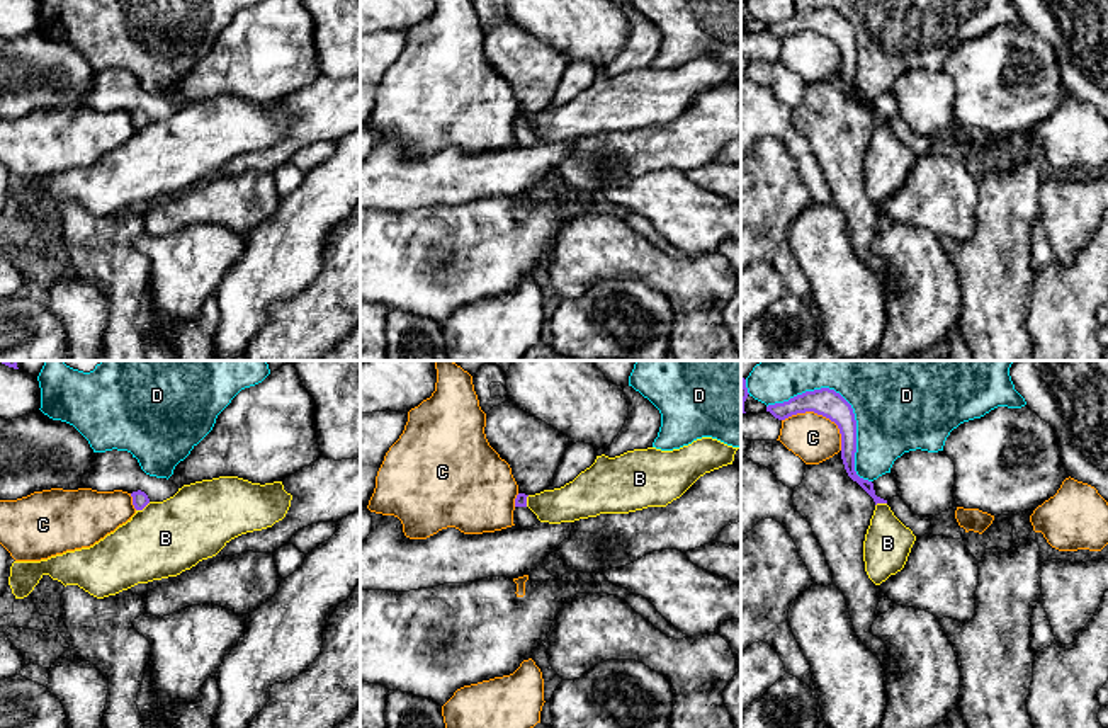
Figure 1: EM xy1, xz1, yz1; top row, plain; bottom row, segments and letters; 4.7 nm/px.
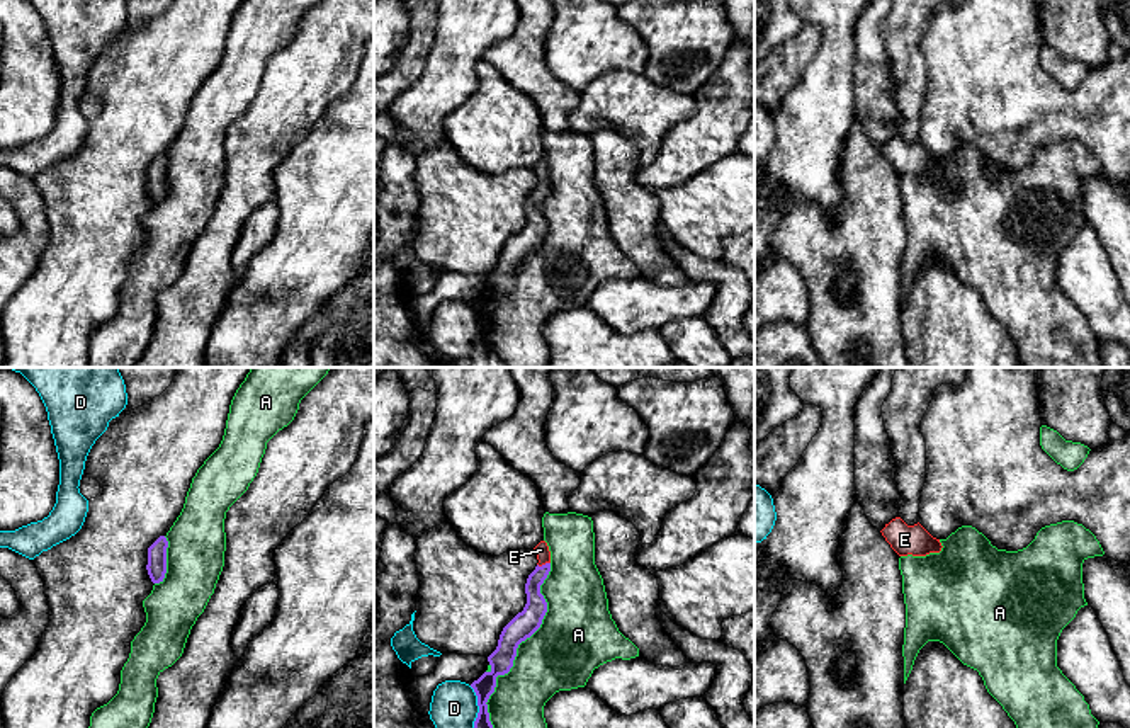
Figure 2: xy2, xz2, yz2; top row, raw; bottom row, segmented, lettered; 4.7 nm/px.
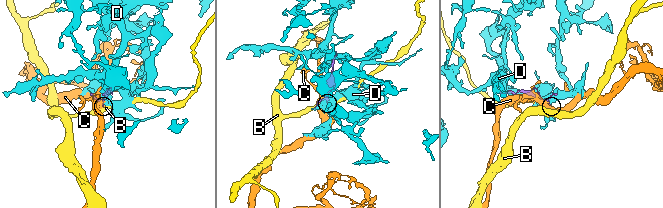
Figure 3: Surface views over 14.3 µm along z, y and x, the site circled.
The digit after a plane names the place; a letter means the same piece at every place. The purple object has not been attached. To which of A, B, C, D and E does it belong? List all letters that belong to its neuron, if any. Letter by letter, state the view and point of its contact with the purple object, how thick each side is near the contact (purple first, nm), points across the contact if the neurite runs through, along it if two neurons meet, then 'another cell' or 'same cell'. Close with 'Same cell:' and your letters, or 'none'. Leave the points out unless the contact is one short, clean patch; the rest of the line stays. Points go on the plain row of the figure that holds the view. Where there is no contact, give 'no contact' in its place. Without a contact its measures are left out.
A: contact xz2 (515, 274); calibres 120 and 340 nm; another cell
B: contact xy1 (143, 126); calibres 80 and 360 nm; border xy1 (150, 121), (136, 130); another cell
C: contact yz1 (821, 33); calibres 130 and 220 nm; another cell
D: contact yz1 (850, 24); calibres 130 and 360 nm; another cell
E: contact xz2 (542, 184); calibres 110 and 70 nm; way xz2 (536, 227), (534, 199), (542, 184), (541, 169); same cell
Same cell: E

